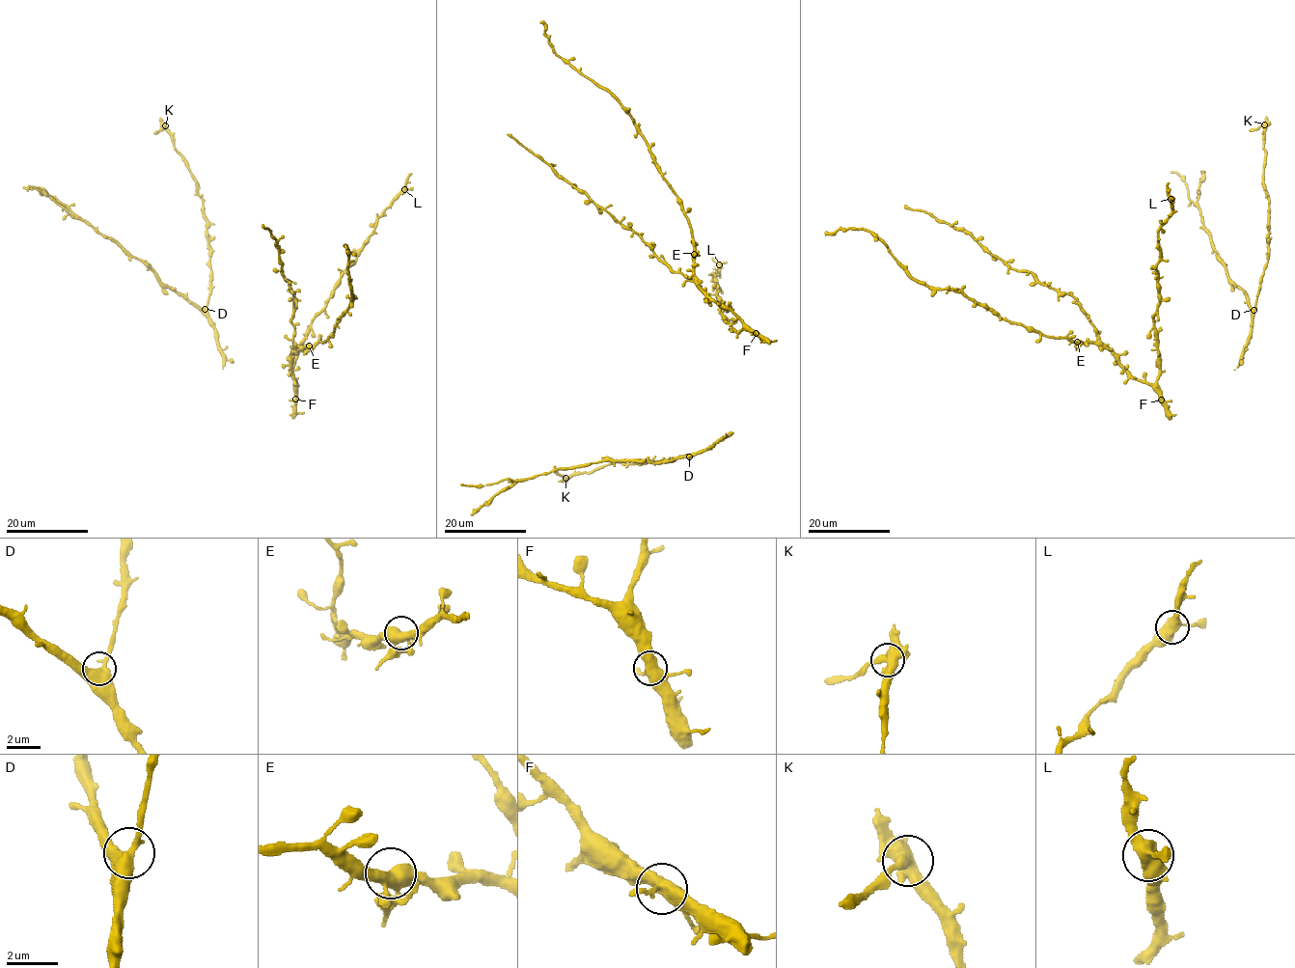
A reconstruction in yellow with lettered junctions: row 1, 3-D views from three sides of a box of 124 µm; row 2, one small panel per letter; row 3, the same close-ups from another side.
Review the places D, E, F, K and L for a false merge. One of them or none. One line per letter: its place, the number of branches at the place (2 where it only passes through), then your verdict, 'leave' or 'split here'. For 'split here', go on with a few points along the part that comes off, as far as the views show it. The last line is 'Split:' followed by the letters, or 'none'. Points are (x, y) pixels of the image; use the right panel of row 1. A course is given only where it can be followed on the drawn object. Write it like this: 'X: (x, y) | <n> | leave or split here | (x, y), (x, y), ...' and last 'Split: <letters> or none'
D: (1253, 310) | 3 | leave
E: (1077, 342) | 4 | leave
F: (1161, 400) | 4 | leave
K: (1264, 124) | 4 | split here | (1264, 124), (1250, 130)
L: (1171, 199) | 3 | leave
Split: K

